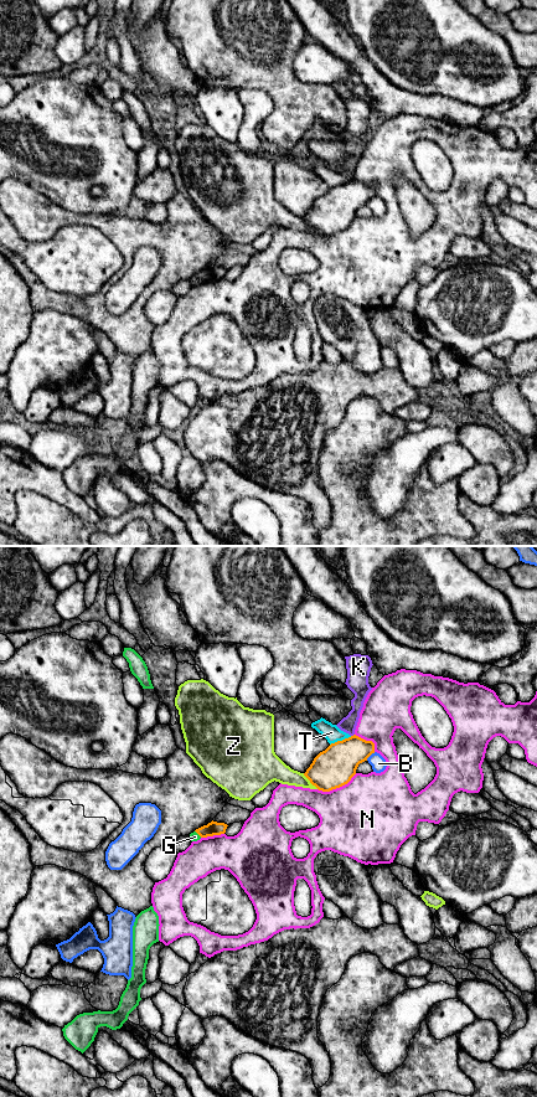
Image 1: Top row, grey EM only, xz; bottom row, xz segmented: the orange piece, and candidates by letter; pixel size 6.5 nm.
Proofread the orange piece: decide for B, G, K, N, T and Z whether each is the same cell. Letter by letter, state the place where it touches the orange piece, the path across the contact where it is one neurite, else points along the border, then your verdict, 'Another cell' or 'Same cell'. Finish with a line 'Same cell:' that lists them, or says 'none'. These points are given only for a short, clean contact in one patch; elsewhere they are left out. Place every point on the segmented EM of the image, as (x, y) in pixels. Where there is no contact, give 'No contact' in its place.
B: Touches orange at xz (370, 755). Another cell
G: Touches orange at xz (199, 834). Boundary: xz (195, 830), (201, 837). Another cell
K: Touches orange at xz (354, 735). Boundary: xz (354, 734), (351, 736). Another cell
N: Touches orange at xz (336, 787). Another cell
T: Touches orange at xz (340, 741). Another cell
Z: Touches orange at xz (310, 782). Boundary: xz (303, 773), (318, 788). Another cell
Same cell: none

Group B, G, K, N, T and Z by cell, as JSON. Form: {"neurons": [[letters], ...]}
{"neurons": [["B"], ["G"], ["K"], ["N"], ["T"], ["Z"]]}

